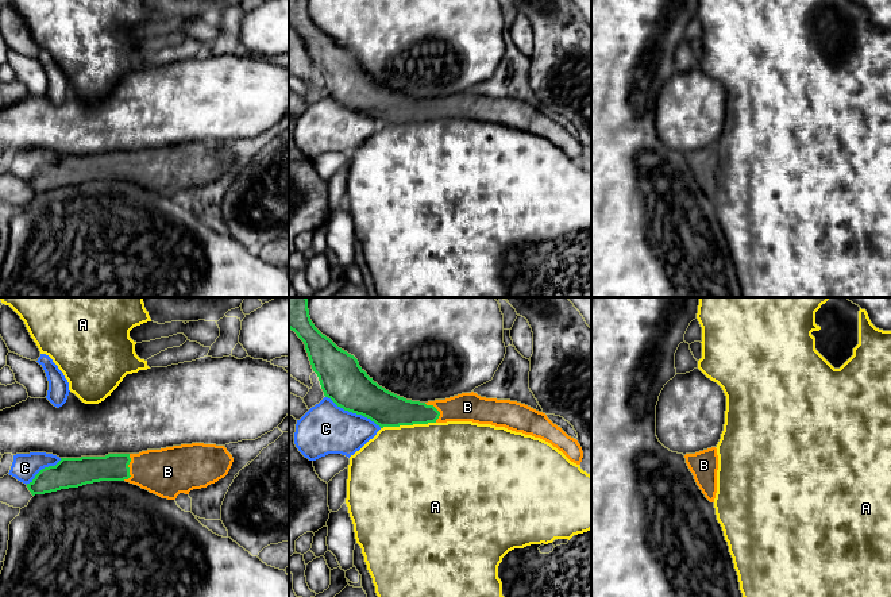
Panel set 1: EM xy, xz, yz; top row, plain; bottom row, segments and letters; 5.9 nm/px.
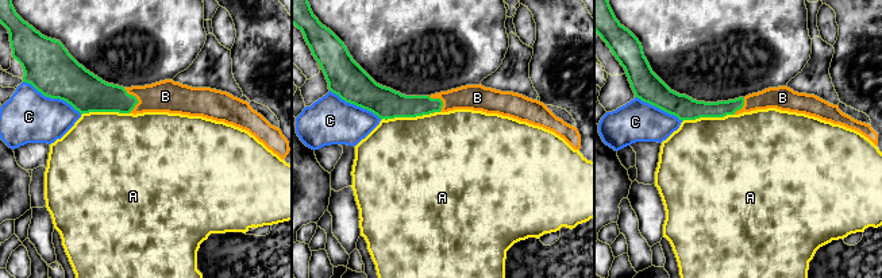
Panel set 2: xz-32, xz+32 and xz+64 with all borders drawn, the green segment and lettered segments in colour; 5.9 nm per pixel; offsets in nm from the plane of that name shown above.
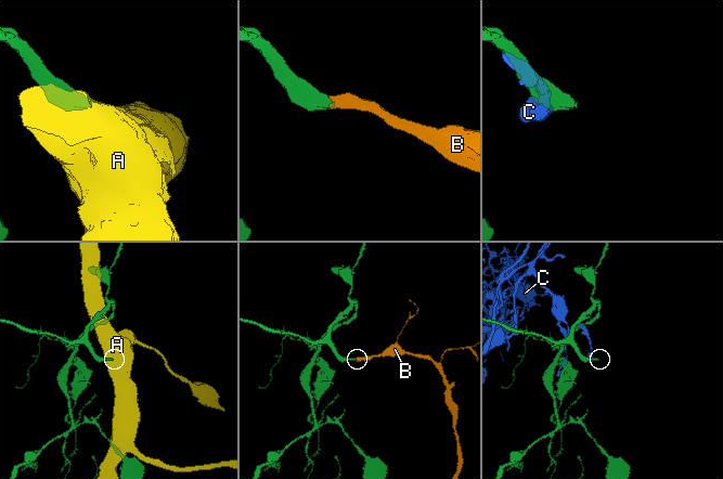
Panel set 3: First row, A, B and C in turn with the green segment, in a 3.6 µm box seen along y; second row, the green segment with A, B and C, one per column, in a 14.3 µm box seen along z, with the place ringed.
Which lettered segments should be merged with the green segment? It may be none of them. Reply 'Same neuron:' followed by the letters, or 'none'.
Same neuron: B

